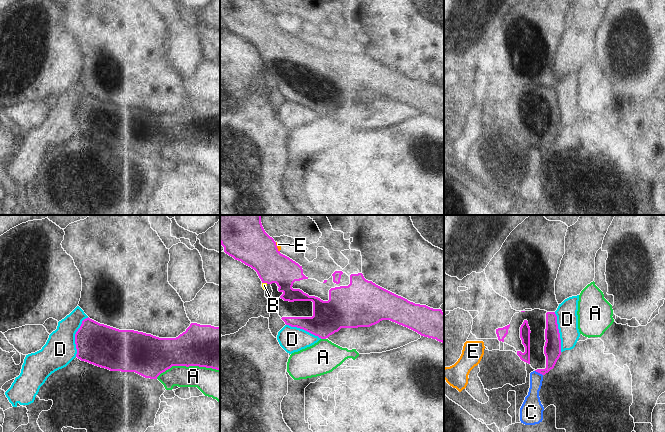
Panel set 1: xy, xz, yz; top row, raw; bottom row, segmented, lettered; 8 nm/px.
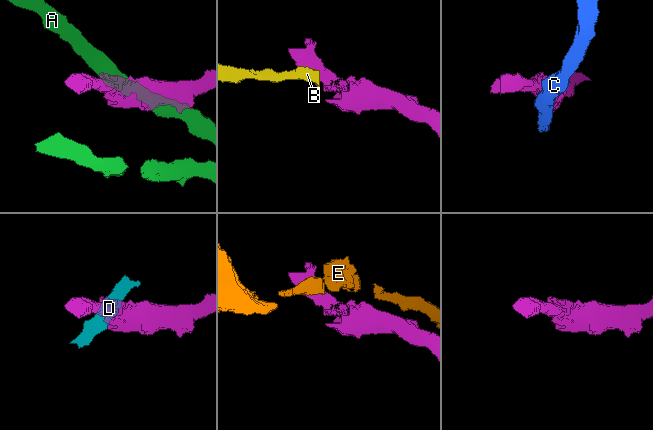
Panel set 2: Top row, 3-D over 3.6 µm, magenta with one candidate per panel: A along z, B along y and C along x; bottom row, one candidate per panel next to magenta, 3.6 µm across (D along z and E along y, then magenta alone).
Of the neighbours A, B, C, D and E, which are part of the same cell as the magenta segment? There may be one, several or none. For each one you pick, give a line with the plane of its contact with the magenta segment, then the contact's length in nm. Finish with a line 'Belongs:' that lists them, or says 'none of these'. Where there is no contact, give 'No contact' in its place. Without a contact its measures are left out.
Belongs: none of these.

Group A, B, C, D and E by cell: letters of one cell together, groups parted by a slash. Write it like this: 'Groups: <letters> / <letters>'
Groups: A / B / C / D / E.

